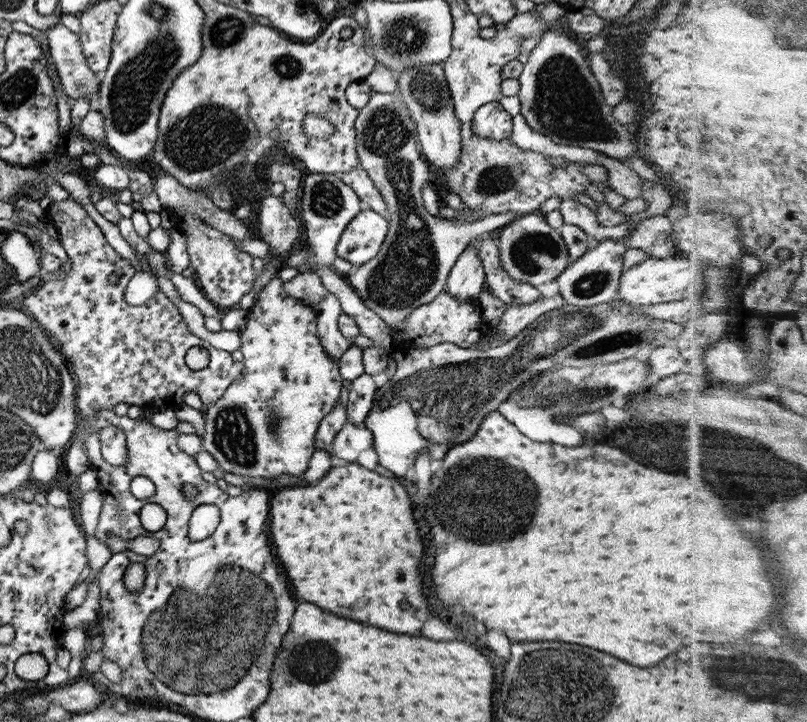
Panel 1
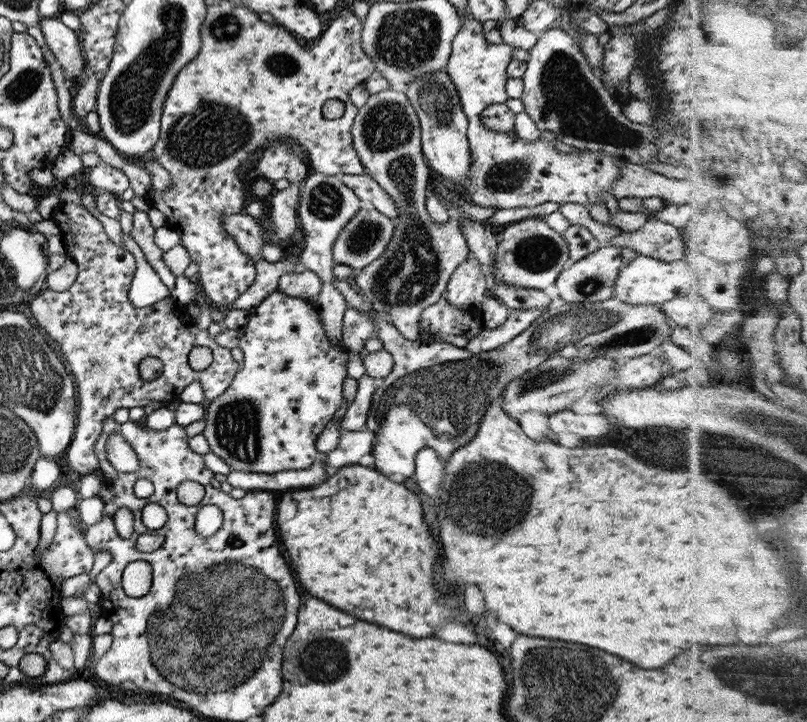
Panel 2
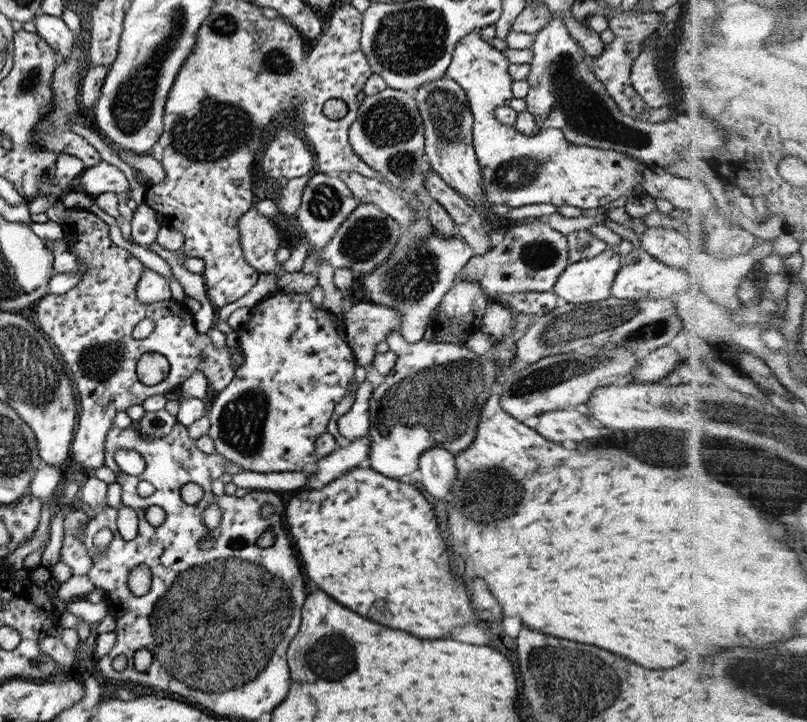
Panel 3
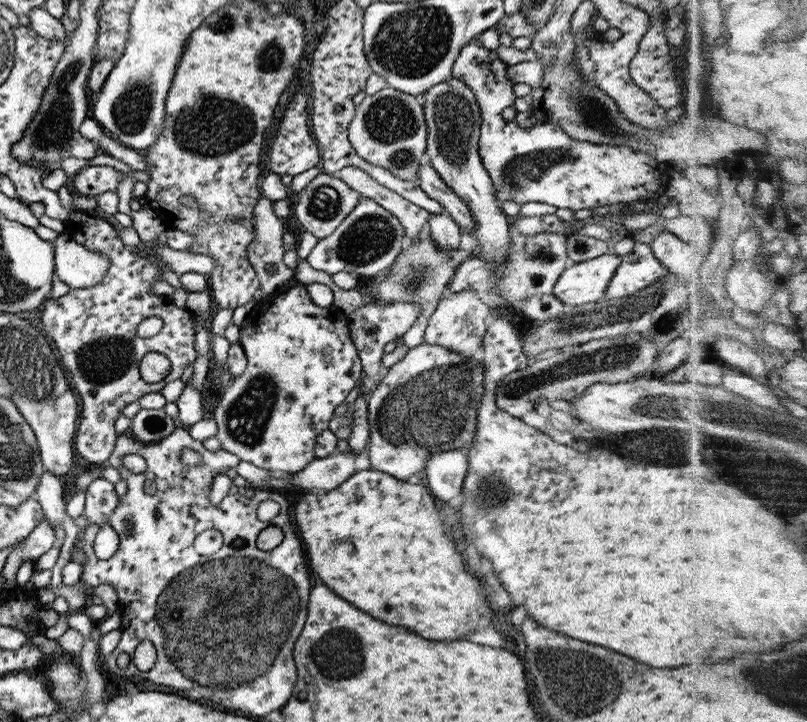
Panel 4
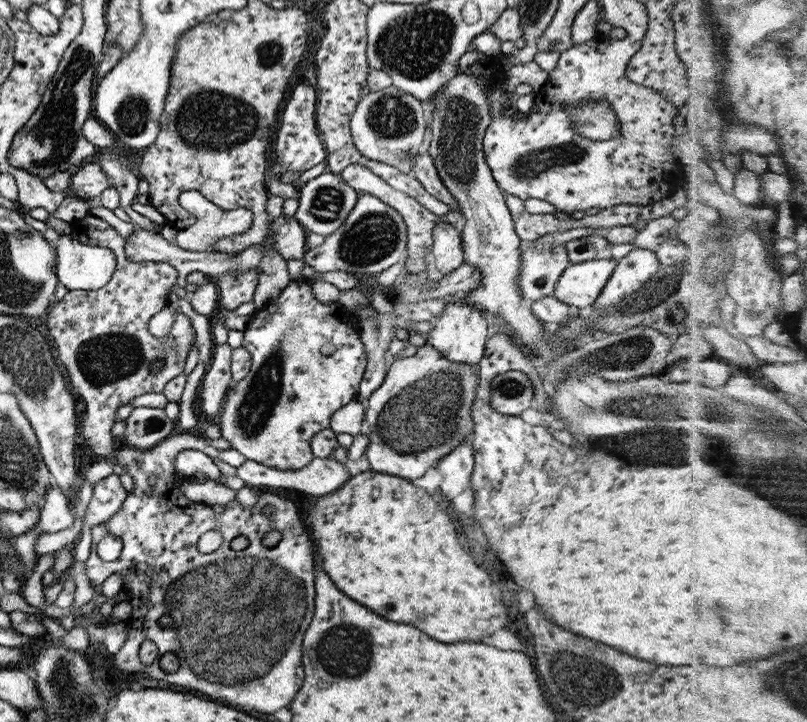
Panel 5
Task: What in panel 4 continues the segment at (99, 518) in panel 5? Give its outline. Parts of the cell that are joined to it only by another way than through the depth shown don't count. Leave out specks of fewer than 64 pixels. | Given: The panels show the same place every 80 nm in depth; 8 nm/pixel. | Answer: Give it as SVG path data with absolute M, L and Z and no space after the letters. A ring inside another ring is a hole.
M105 465L102 475L93 479L84 488L84 510L87 514L87 524L98 524L101 527L104 523L107 523L107 513L113 509L113 505L117 501L113 484L119 479L118 470ZM44 471L37 483L33 497L40 504L42 518L46 520L51 528L61 526L64 531L62 546L58 558L52 567L51 577L47 589L56 590L61 586L61 571L69 564L69 552L74 545L80 529L74 524L74 520L67 516L65 501L63 501L63 489L58 477L50 472Z

